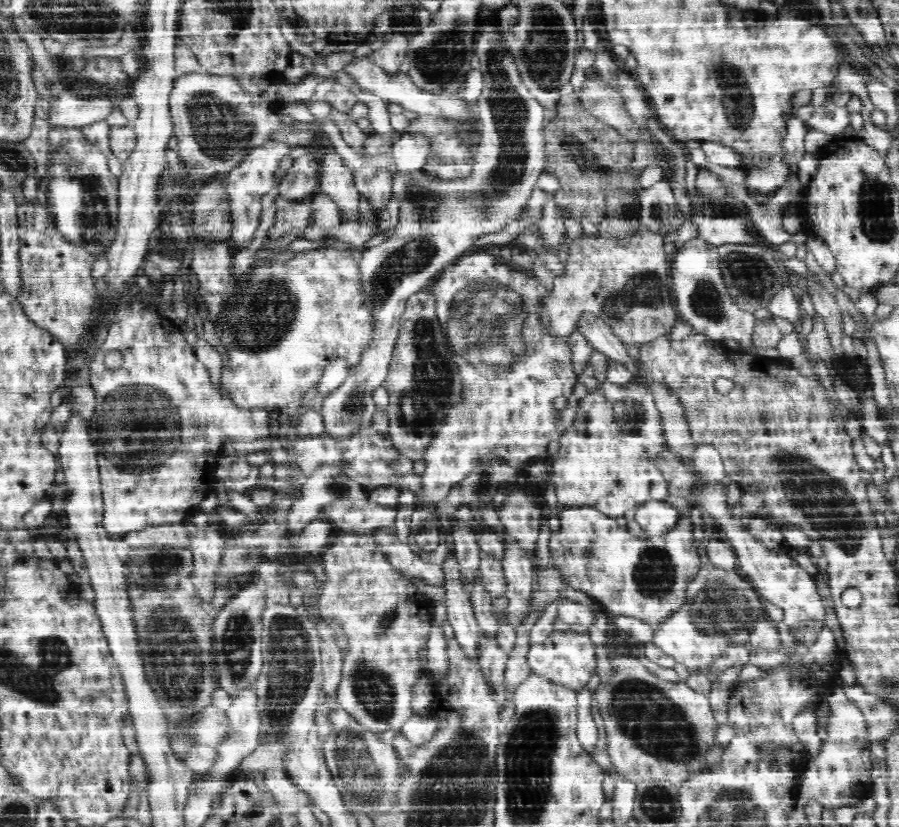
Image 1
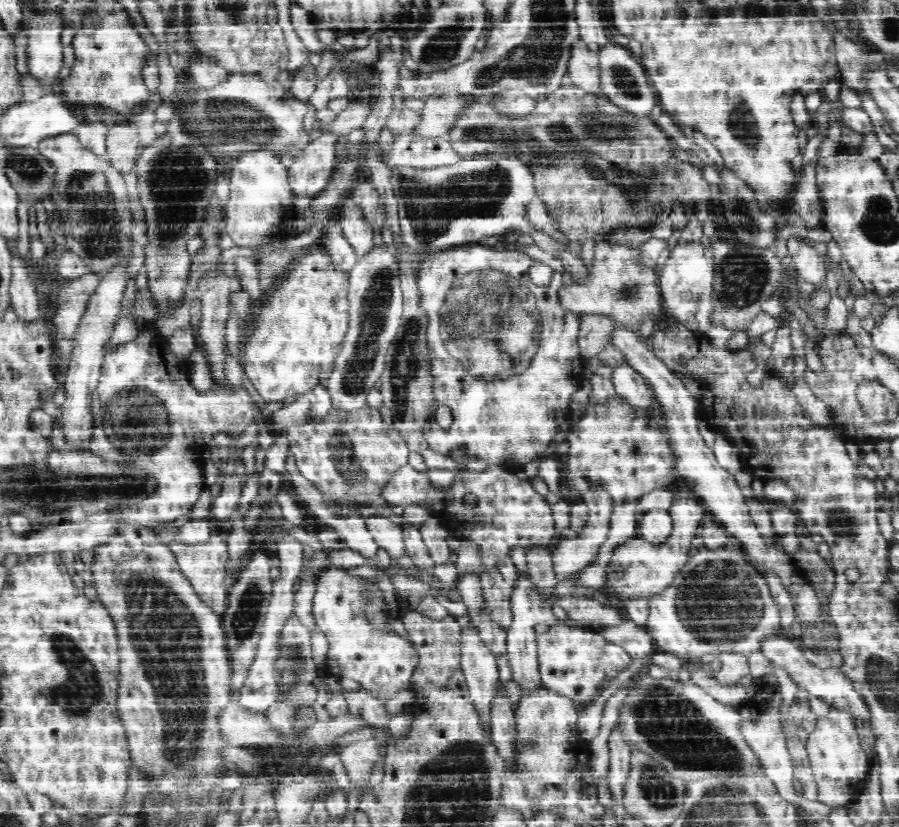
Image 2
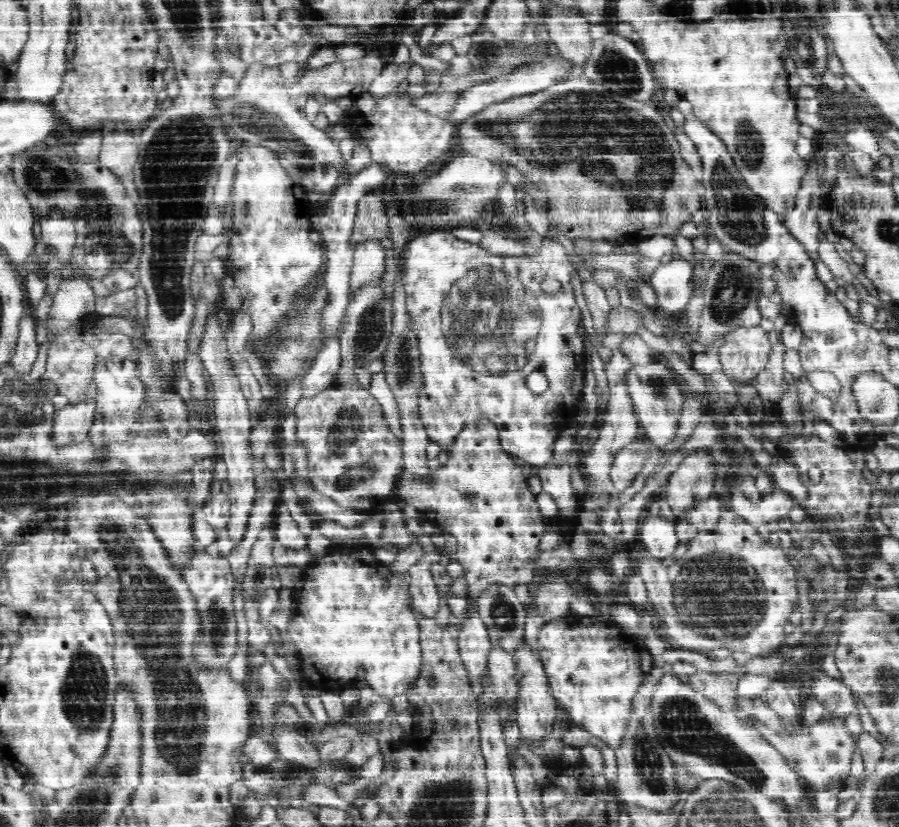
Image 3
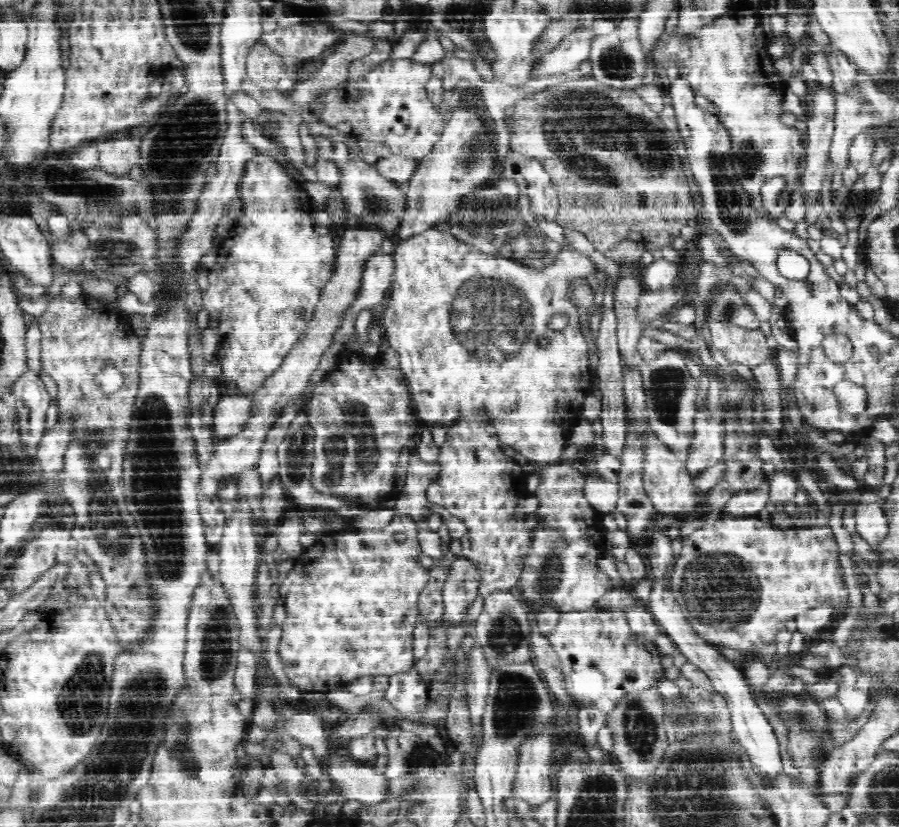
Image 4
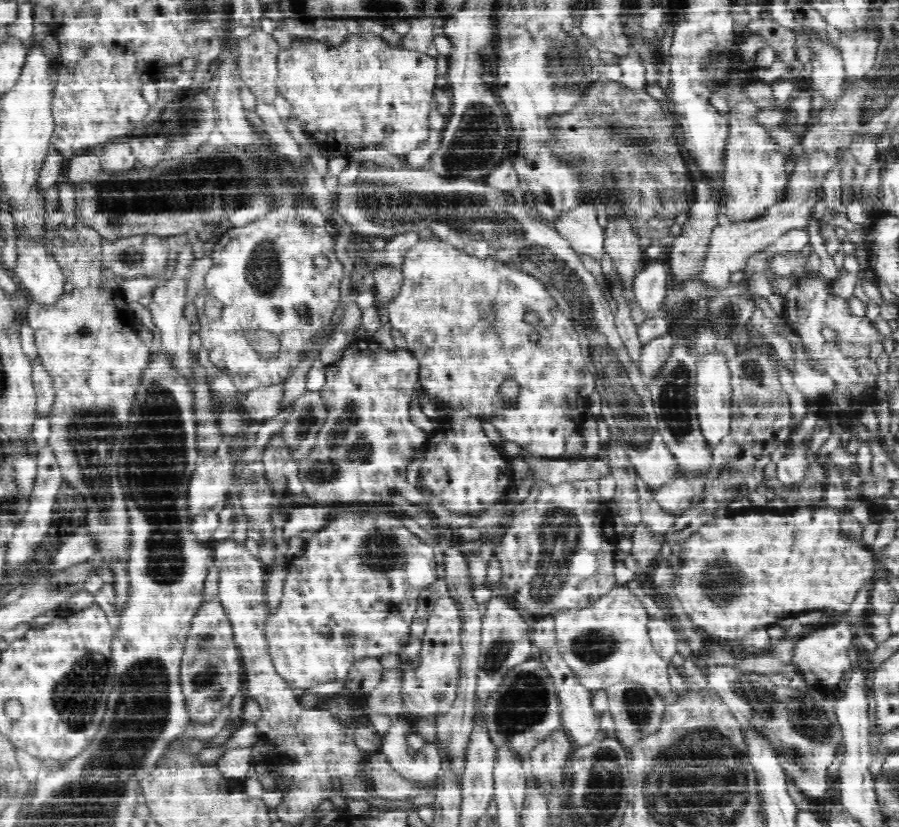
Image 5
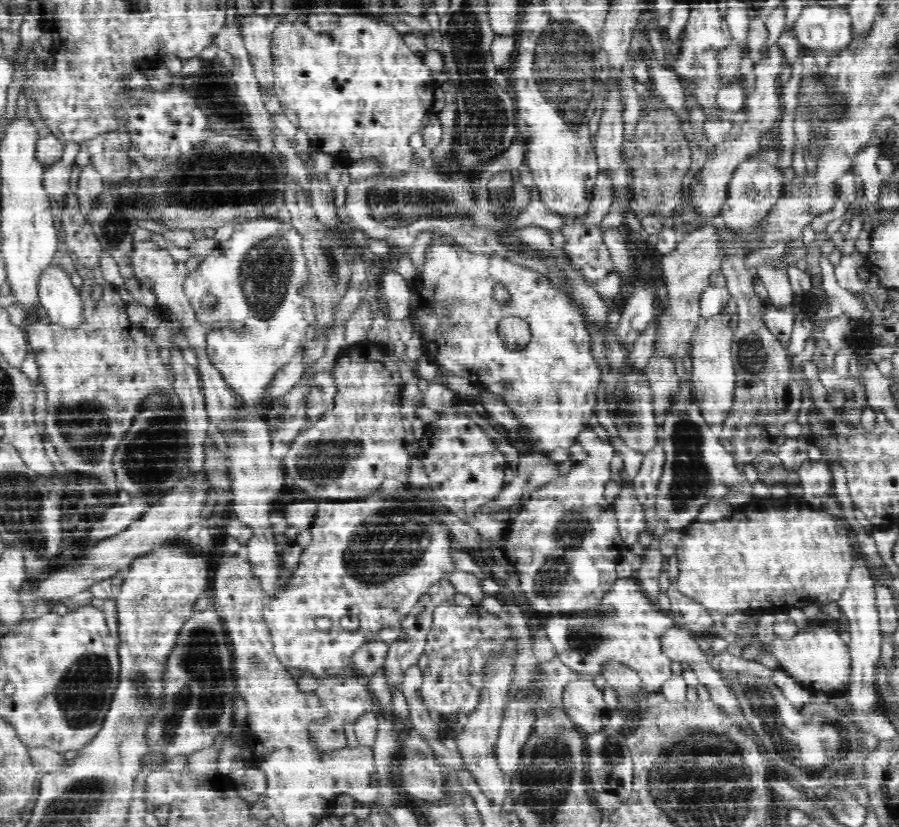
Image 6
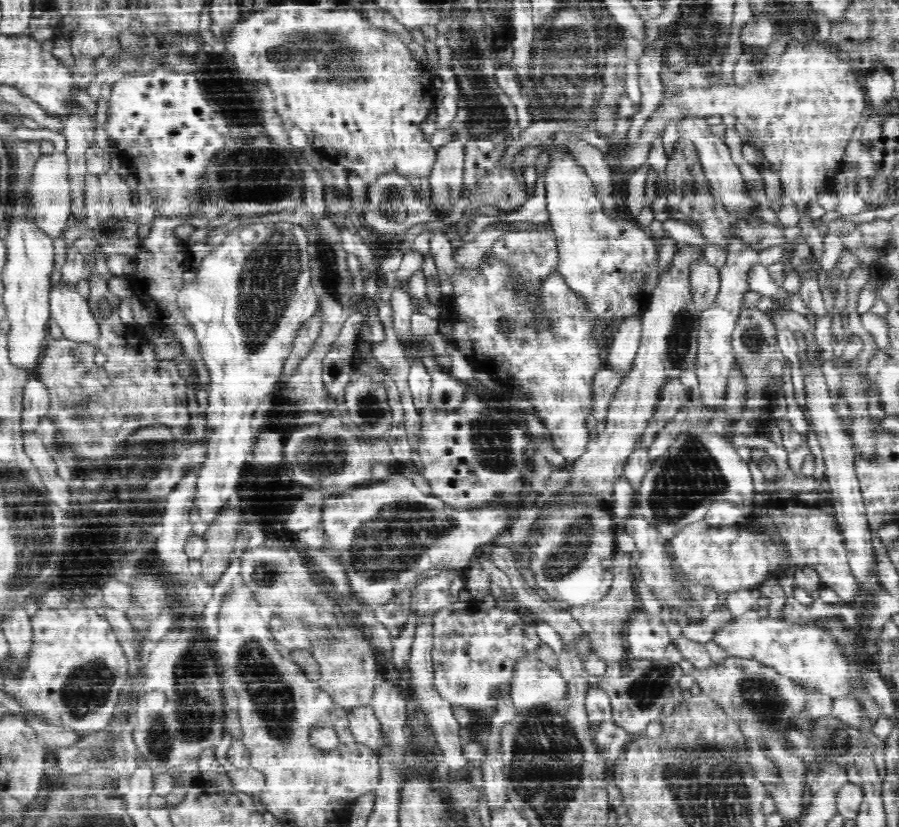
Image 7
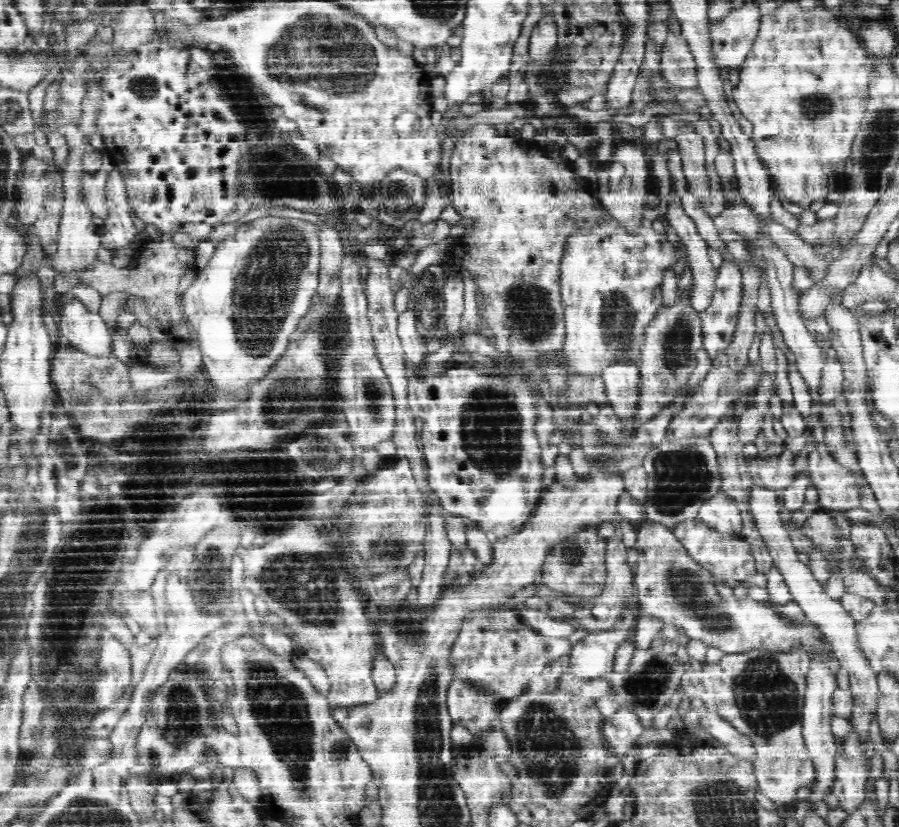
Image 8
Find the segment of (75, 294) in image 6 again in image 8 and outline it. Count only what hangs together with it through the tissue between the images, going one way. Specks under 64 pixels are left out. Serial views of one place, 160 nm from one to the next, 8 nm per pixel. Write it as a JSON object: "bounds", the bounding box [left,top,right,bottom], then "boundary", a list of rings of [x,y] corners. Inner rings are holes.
{"bounds":[57,302,114,357],"boundary":[[[82,302],[70,305],[57,322],[60,336],[67,338],[76,350],[91,357],[114,357],[113,332],[98,313],[89,311]]]}

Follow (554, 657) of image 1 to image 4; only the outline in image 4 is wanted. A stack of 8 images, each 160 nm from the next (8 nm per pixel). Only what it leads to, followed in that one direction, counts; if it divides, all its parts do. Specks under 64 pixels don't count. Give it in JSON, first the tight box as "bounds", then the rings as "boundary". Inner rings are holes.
{"bounds":[547,606,664,713],"boundary":[[[597,606],[586,610],[574,610],[574,612],[560,612],[558,624],[553,633],[547,636],[560,657],[568,692],[576,697],[578,703],[595,704],[606,713],[612,710],[614,704],[626,692],[646,690],[652,686],[658,686],[658,682],[664,680],[662,656],[658,648],[654,646],[660,642],[651,641],[630,628],[626,612],[628,610],[624,608],[621,610],[620,608],[599,608]]]}

